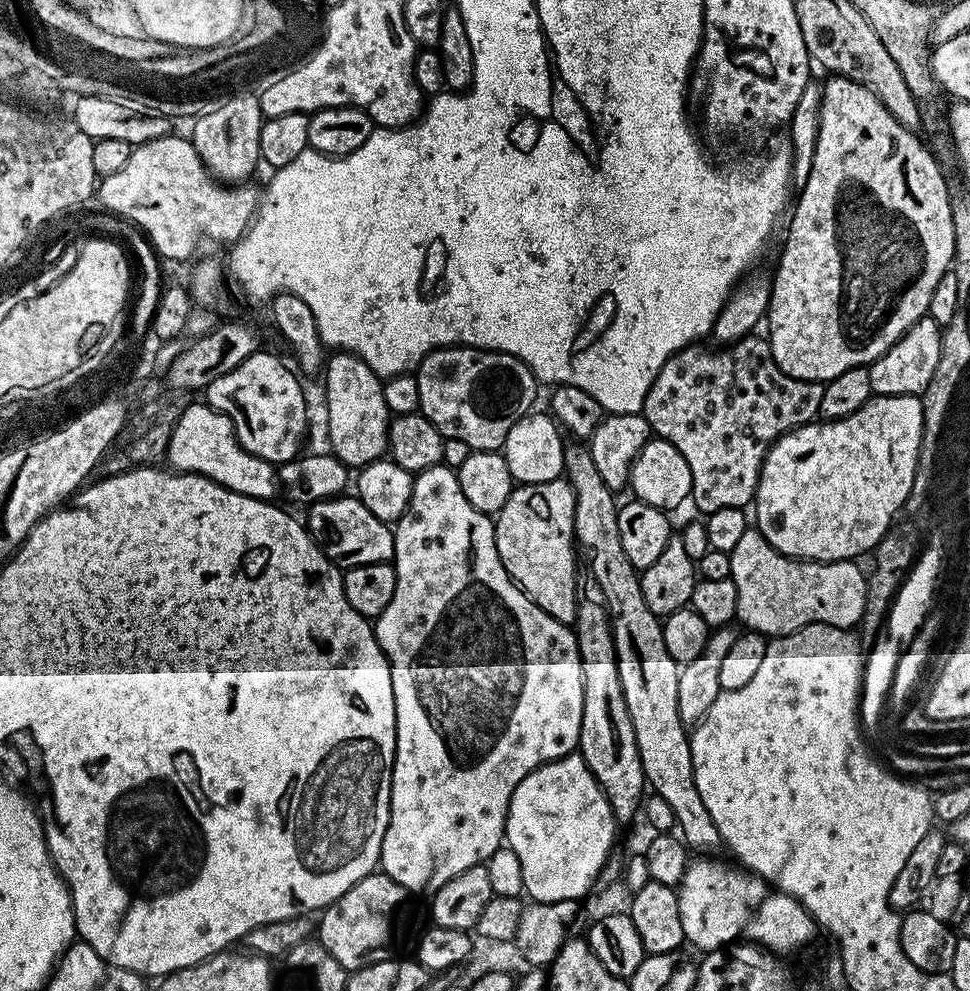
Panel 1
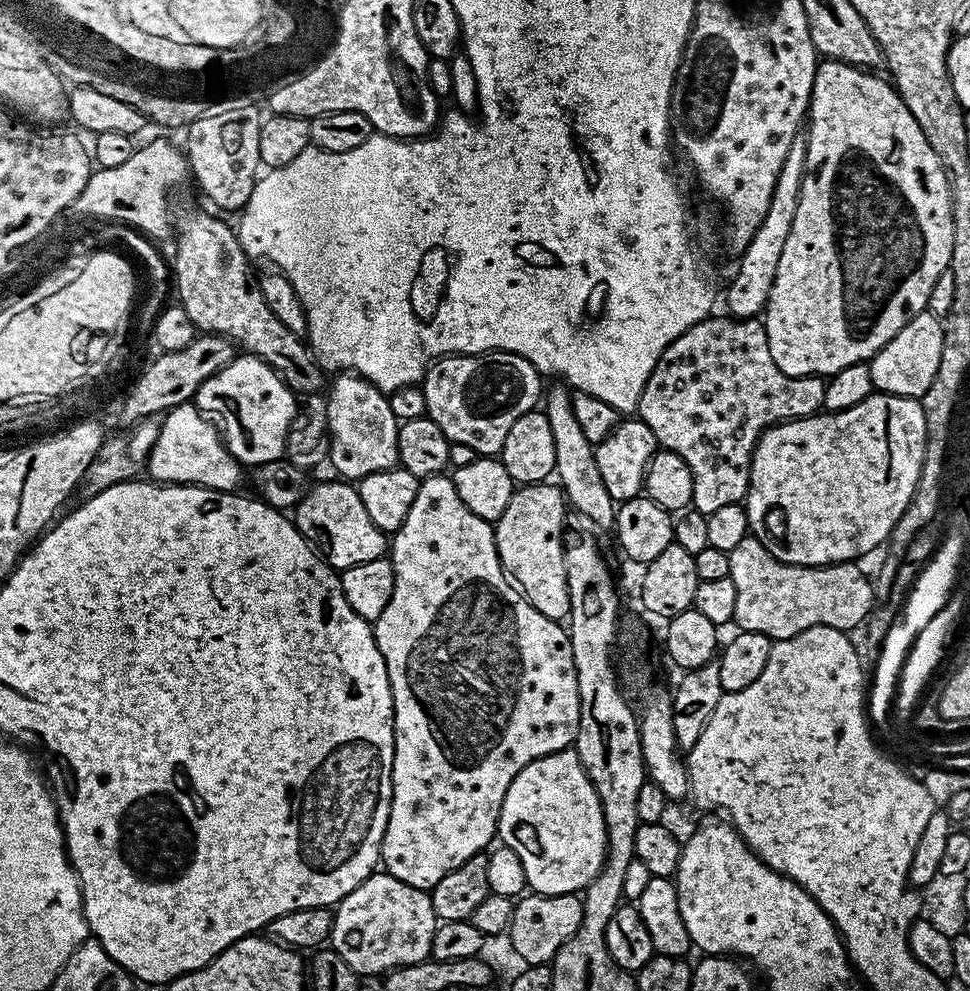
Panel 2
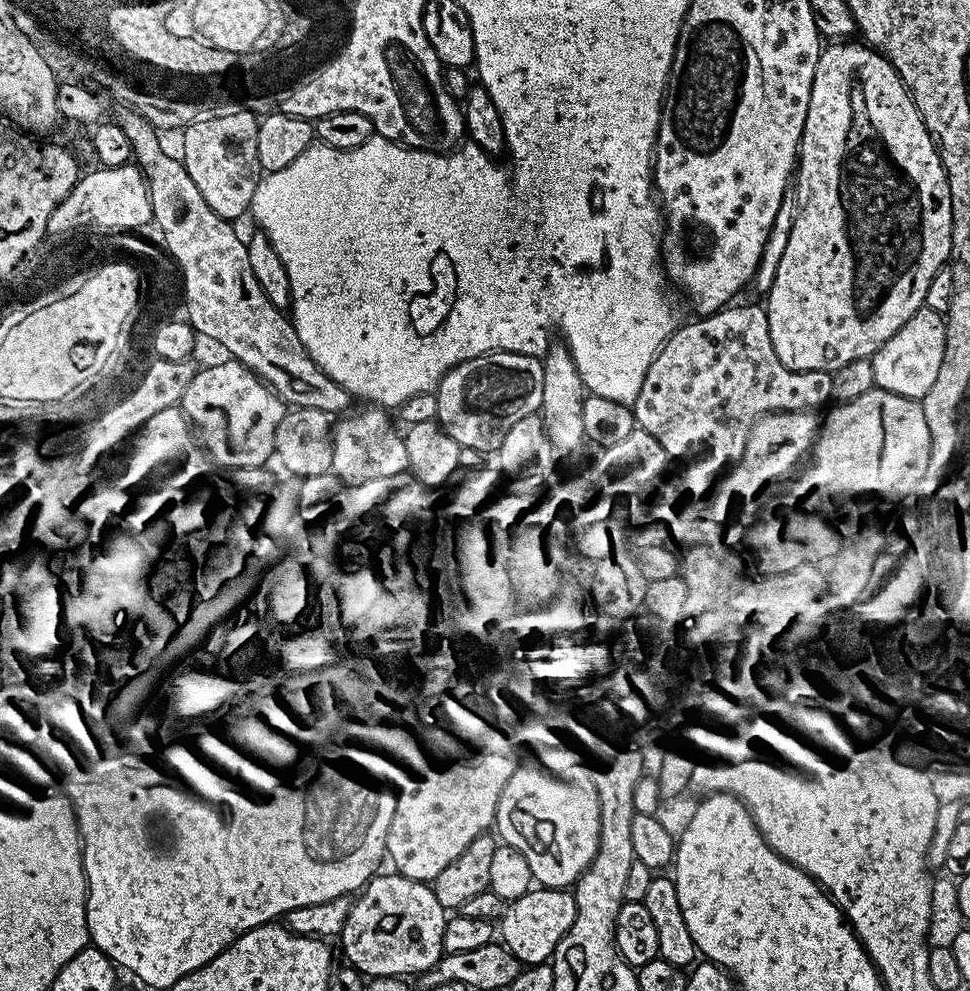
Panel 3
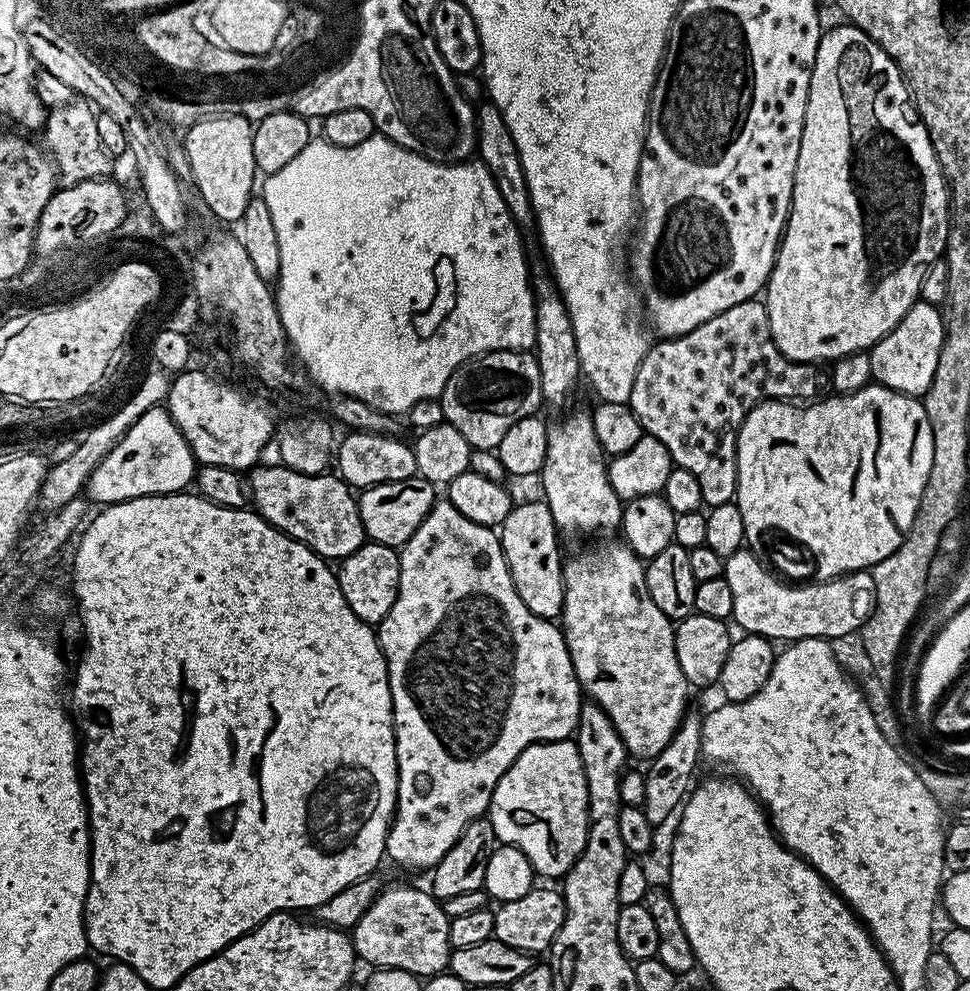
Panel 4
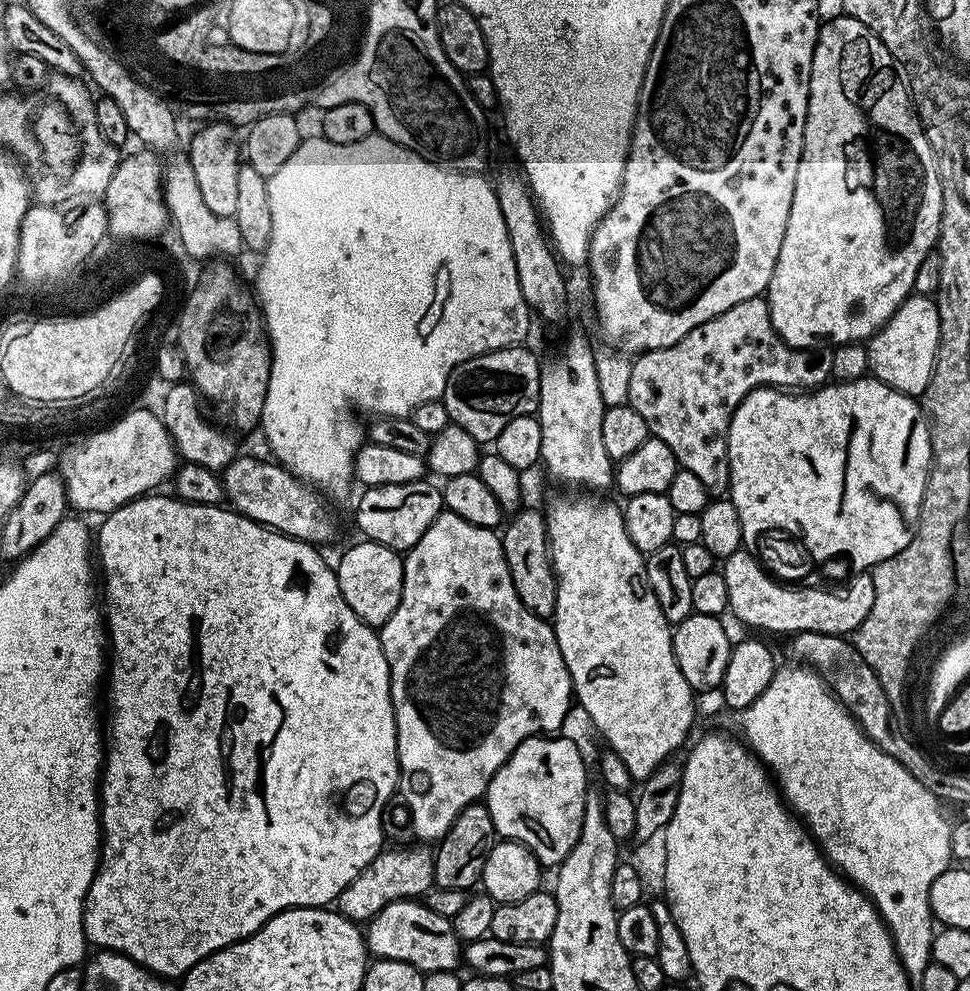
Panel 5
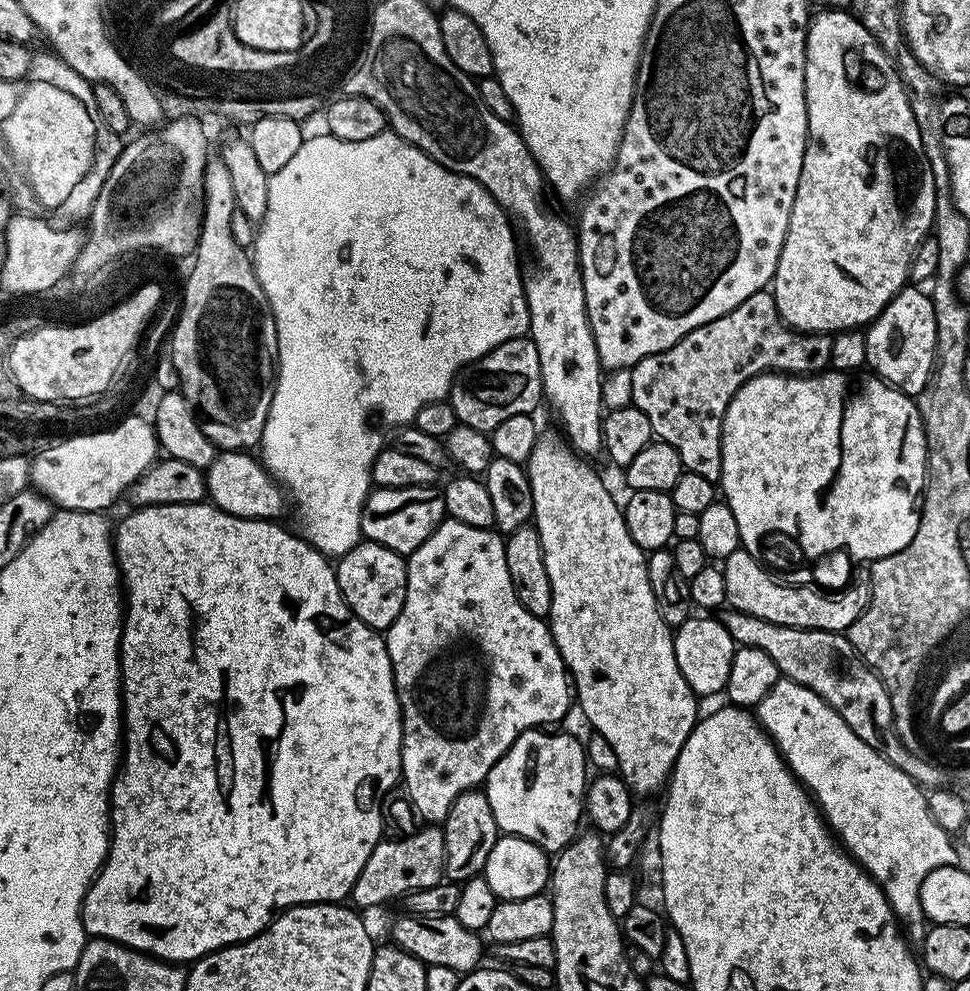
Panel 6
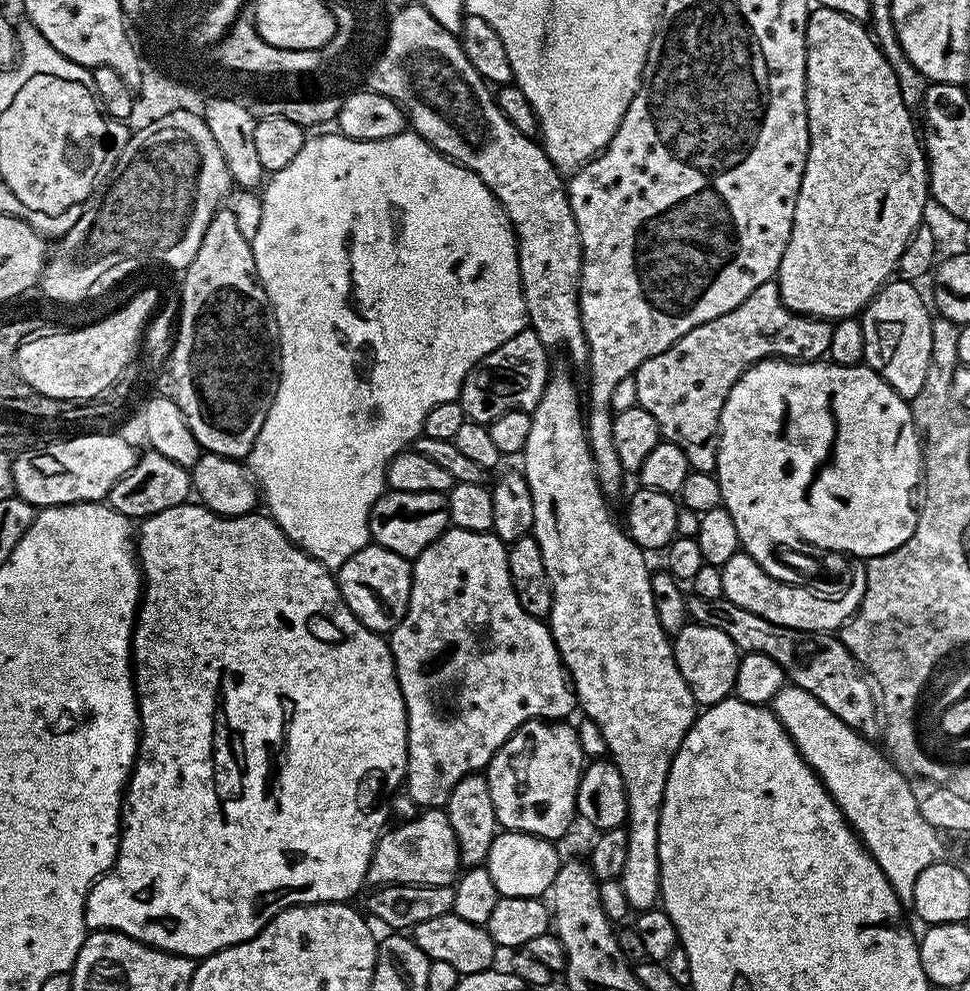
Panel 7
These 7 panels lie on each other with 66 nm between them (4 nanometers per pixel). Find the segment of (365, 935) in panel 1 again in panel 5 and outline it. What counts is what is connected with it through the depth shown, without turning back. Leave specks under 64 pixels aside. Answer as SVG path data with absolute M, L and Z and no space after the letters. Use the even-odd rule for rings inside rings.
M419 899L391 900L366 924L366 943L369 953L381 960L401 960L419 972L450 972L462 960L462 941L452 929L451 919L434 914L427 903Z

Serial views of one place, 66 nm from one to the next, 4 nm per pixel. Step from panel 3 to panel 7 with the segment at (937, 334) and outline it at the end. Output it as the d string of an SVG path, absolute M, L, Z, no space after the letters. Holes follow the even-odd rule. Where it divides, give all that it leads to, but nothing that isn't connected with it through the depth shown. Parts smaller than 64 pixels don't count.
M893 278L888 281L887 284L881 288L880 292L874 299L872 299L869 304L864 307L862 313L862 323L864 325L864 358L863 363L867 364L868 367L874 369L881 378L884 379L891 386L892 389L899 395L904 397L905 400L911 402L911 400L918 394L918 390L922 390L922 382L926 382L926 370L930 366L930 350L932 349L932 322L934 319L933 313L930 311L928 313L928 308L924 305L924 300L920 297L920 292L915 283L911 280L906 280L903 278Z

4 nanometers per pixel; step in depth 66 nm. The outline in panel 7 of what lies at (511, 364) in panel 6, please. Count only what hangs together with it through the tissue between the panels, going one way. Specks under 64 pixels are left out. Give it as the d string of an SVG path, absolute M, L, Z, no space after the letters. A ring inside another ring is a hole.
M528 326L502 342L502 346L475 364L462 382L458 399L465 417L475 424L487 426L494 418L502 418L502 414L507 412L531 413L550 375L548 356L549 349Z

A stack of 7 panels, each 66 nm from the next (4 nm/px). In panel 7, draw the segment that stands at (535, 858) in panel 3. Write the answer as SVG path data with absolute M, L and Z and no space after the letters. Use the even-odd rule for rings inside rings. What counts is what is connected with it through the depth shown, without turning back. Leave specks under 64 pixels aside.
M528 720L494 754L486 775L494 798L496 823L510 832L525 832L560 842L577 819L576 791L586 757L575 727L568 722Z

